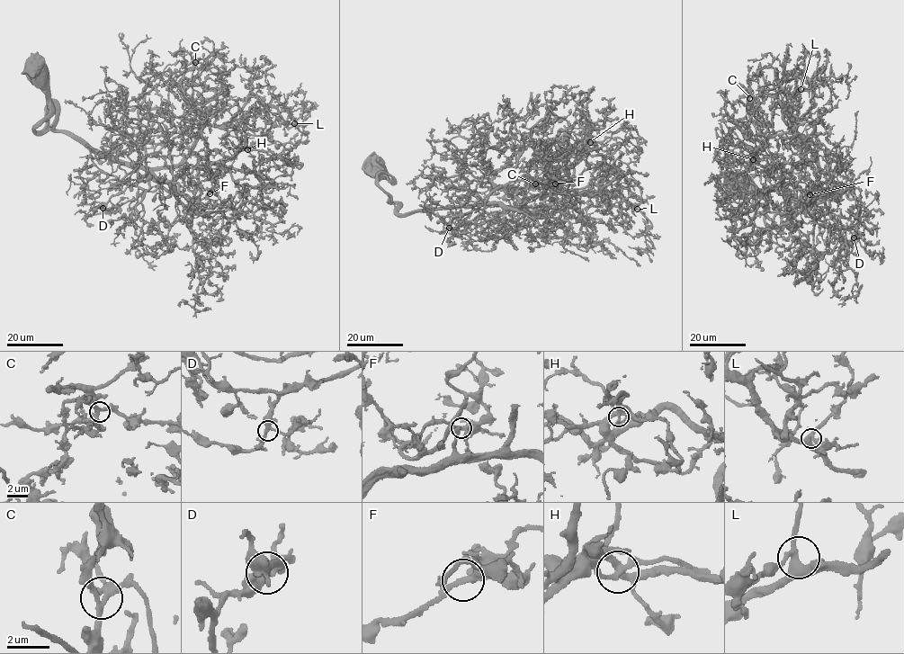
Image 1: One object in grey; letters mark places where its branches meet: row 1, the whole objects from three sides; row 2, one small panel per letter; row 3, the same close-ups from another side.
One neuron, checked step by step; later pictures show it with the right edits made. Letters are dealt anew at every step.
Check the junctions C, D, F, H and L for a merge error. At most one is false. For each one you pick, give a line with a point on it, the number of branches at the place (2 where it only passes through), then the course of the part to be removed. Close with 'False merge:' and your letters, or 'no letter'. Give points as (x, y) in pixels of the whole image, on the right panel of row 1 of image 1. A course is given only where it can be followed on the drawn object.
False merge: no letter

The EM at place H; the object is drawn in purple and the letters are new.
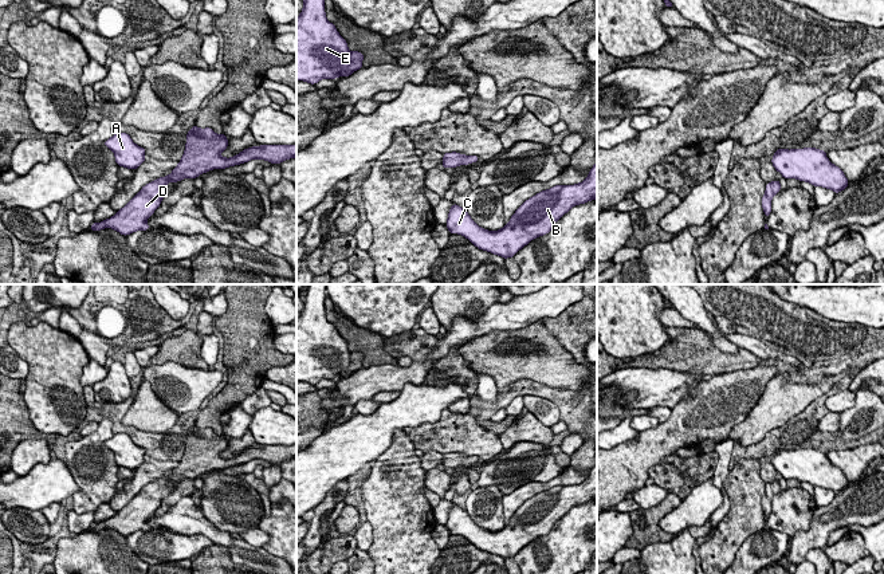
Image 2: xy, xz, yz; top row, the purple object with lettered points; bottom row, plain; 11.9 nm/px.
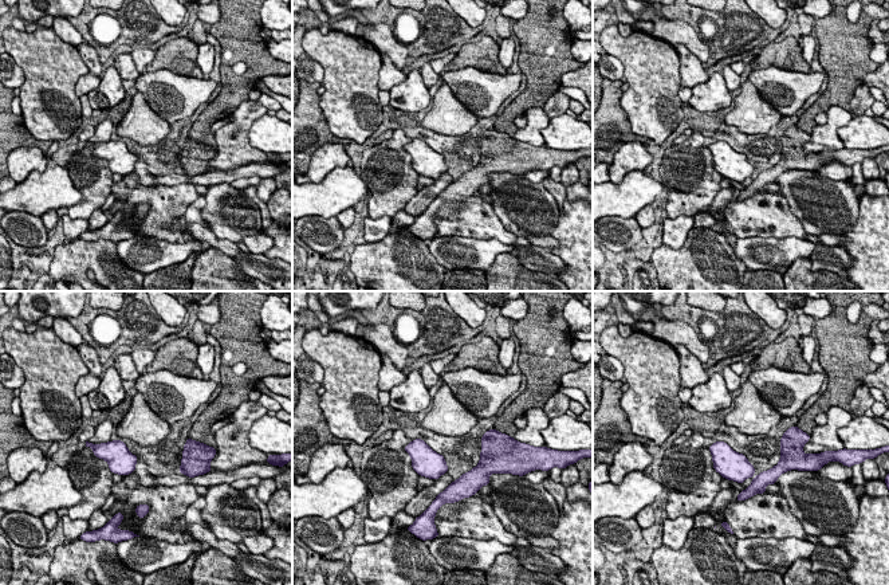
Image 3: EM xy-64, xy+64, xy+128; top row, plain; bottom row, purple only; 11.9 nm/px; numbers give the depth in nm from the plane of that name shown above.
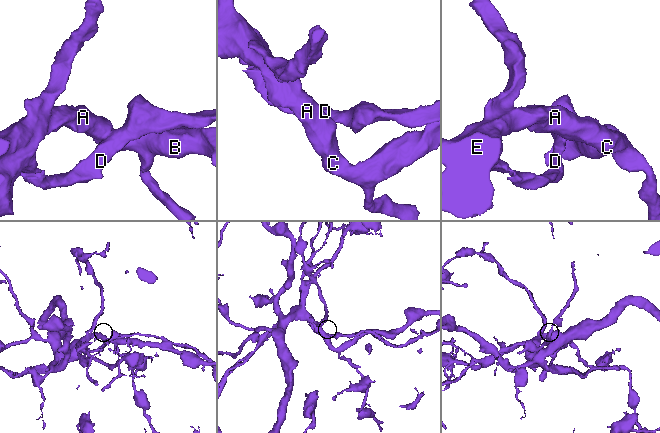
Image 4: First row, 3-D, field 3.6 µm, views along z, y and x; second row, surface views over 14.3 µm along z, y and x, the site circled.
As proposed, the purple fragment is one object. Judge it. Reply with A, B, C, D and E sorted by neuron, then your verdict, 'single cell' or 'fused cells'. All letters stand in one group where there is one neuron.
groups A B C D E; single cell

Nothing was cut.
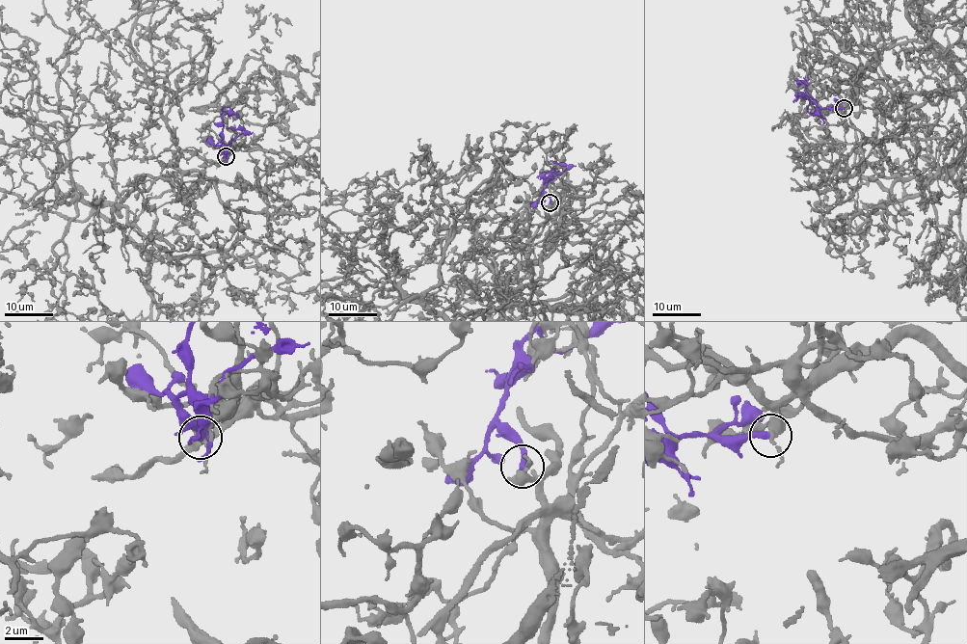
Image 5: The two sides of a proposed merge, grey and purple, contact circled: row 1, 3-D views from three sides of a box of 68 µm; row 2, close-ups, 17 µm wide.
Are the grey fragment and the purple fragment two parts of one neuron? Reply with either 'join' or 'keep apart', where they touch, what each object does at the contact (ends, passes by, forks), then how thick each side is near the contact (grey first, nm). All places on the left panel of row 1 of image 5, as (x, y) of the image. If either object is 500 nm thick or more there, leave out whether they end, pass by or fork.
keep apart; at (226, 156); grey forks there; purple ends there; 340 nm thick on the grey side, 320 nm on the other

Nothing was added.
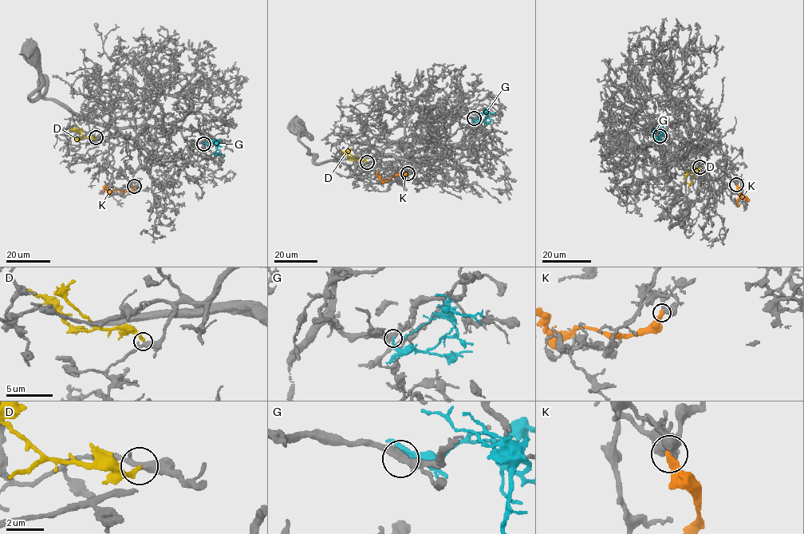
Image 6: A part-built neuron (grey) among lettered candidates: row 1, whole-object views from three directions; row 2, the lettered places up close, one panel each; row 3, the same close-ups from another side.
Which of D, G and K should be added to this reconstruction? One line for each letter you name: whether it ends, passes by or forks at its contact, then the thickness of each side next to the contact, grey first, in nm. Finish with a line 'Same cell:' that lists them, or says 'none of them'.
D: It ends there. Thickness 280 nm (grey) against 240 nm
Same cell: D

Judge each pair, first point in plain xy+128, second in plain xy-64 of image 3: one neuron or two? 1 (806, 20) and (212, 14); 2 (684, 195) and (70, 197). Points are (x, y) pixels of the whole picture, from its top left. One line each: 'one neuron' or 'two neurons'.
1: two neurons
2: two neurons

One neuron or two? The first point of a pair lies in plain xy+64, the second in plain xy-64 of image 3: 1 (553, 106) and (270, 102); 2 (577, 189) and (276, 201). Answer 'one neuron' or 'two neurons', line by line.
1: two neurons
2: one neuron

